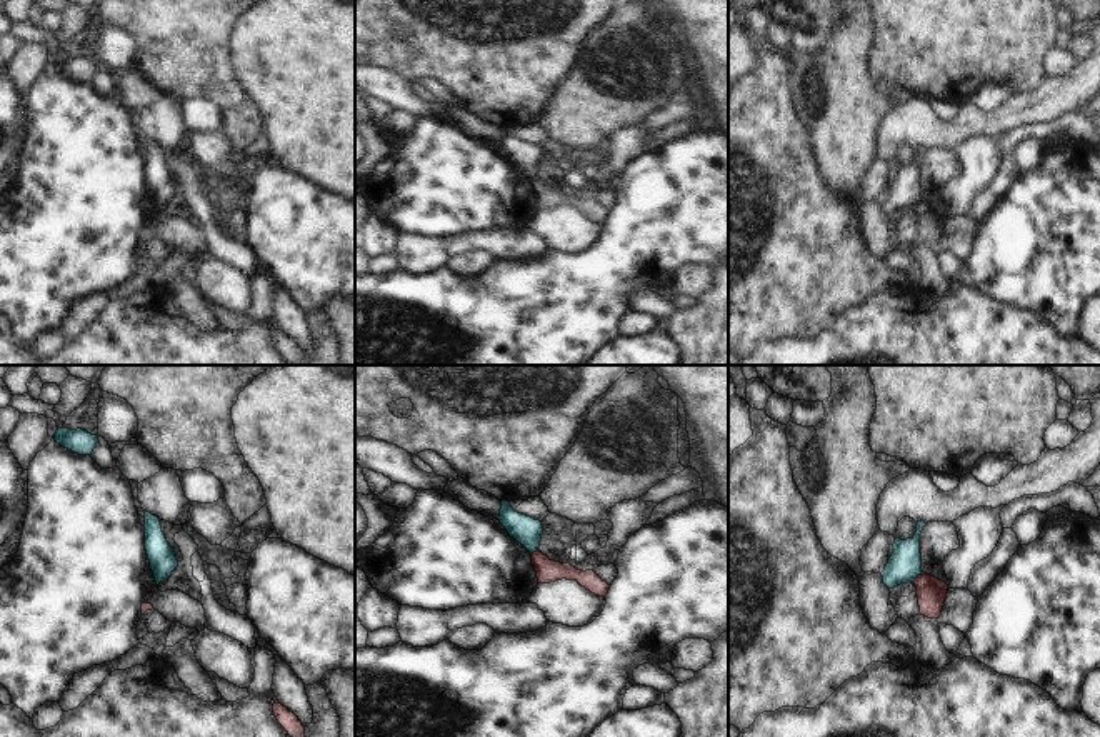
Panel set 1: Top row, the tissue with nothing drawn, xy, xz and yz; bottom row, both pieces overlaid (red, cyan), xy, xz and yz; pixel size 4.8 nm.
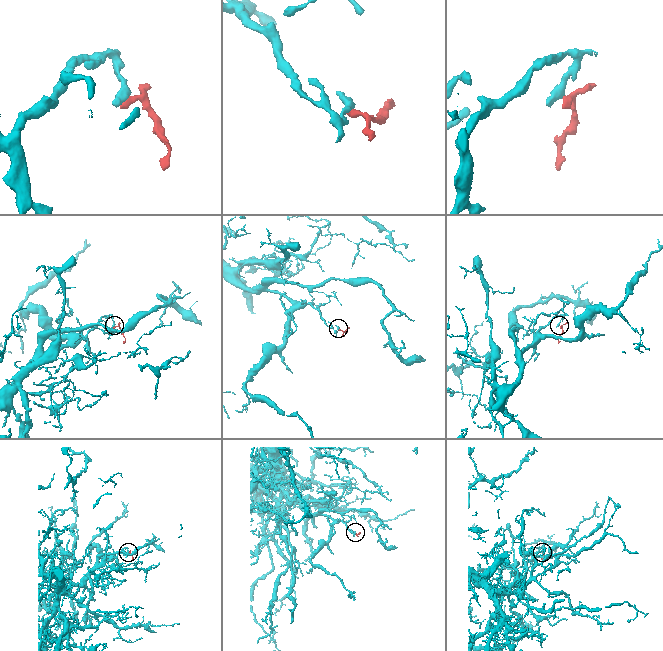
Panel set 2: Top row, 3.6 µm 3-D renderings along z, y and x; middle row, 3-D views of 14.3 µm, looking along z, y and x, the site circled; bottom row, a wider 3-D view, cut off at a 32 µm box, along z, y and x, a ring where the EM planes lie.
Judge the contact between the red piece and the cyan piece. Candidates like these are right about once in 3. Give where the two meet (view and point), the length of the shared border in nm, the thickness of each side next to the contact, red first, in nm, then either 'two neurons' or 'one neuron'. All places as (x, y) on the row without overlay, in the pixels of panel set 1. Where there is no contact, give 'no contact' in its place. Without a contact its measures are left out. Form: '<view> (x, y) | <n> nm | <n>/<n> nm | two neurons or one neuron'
yz (919, 202) | 70 nm | 140/160 nm | two neurons

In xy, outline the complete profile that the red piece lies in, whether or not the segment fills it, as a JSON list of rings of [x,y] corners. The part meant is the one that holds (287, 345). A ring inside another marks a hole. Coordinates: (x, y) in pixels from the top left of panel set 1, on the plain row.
[[[278,327],[273,330],[273,340],[278,347],[278,350],[288,358],[292,365],[307,365],[305,363],[305,353],[298,347],[298,343],[283,333]]]

